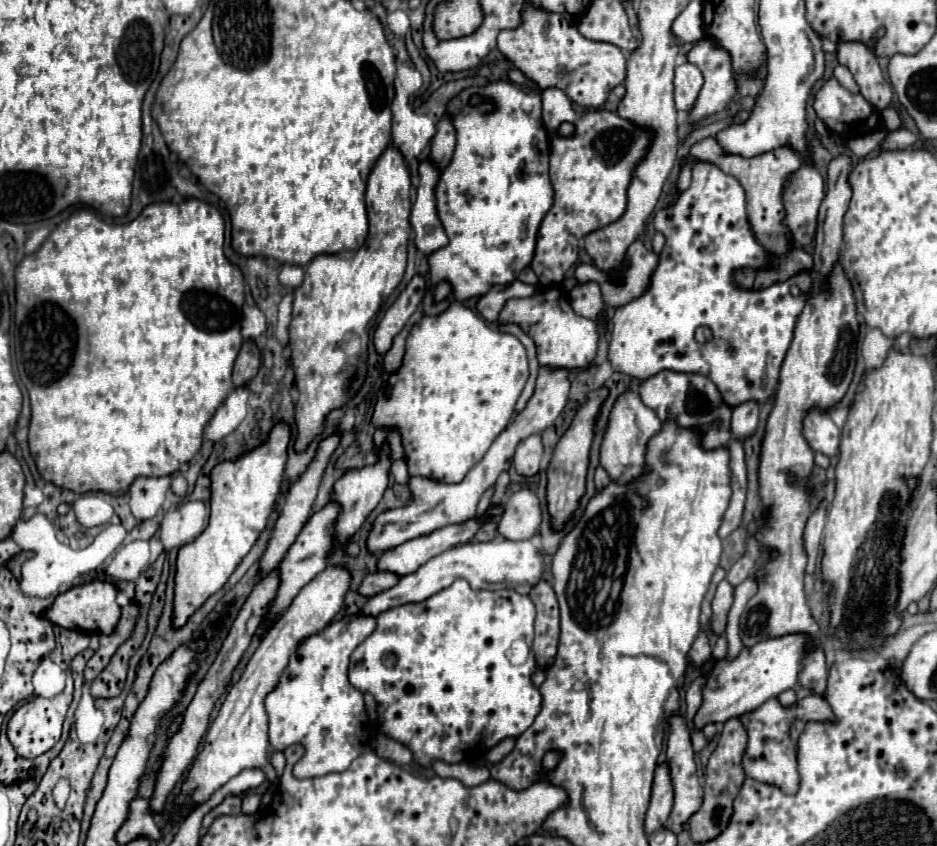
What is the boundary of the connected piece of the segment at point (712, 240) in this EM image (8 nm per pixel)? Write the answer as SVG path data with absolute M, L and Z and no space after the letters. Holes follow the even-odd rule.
M694 164L690 188L678 194L674 206L656 212L654 228L664 234L666 246L660 254L658 268L652 274L650 288L640 298L616 308L612 314L612 338L608 352L612 368L638 380L656 376L662 370L698 372L714 380L722 398L732 408L746 400L766 402L778 386L780 366L790 348L798 316L802 314L806 300L816 292L810 274L798 272L788 280L762 290L736 286L736 270L766 270L772 262L770 252L756 240L748 222L742 184L734 176L724 174L720 168L714 168L714 164ZM698 326L708 326L714 338L706 344L698 344L694 340Z

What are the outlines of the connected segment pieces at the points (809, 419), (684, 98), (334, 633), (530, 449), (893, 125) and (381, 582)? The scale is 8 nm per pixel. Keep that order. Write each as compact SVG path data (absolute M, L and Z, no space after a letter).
M812 410L806 416L806 420L804 420L804 438L808 440L808 444L814 452L822 452L828 458L834 458L838 454L840 430L828 418L826 412Z
M684 62L680 66L676 66L676 74L674 74L674 102L678 110L690 110L690 106L694 104L700 88L702 88L702 72L690 64Z
M350 616L338 622L328 624L320 634L310 636L304 640L286 670L282 672L276 688L266 696L266 714L270 722L270 744L274 750L286 750L292 744L302 744L306 748L304 758L294 766L296 778L316 778L330 772L342 772L350 766L354 758L370 748L370 734L368 734L368 716L362 692L350 686L348 682L348 662L352 650L364 642L376 628L376 618L372 616Z
M534 434L522 440L522 444L514 454L512 464L520 476L530 478L540 472L540 460L542 460L542 442L540 442L540 436Z
M886 108L886 110L882 110L880 112L880 116L882 116L882 122L884 122L884 126L888 128L888 130L896 130L896 128L900 128L900 116L898 116L898 112L894 110L894 108Z
M374 572L374 574L368 574L362 584L358 586L358 594L360 596L366 596L366 598L372 598L388 588L392 588L400 578L398 576L390 576L390 572Z

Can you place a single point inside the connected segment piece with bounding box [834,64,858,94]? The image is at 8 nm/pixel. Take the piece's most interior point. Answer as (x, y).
(842, 75)

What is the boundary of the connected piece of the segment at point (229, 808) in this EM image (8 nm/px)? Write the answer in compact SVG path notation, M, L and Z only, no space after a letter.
M232 794L232 796L226 796L216 808L212 808L206 816L204 816L204 820L202 820L202 828L206 830L218 816L224 816L224 814L232 814L237 815L242 812L242 794Z

